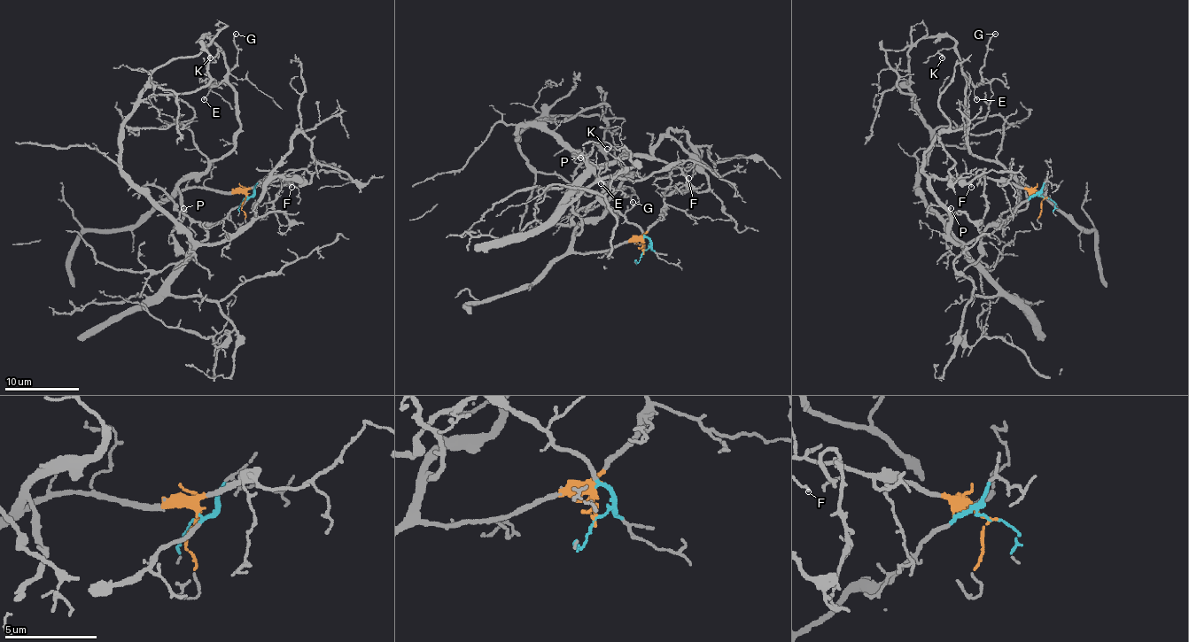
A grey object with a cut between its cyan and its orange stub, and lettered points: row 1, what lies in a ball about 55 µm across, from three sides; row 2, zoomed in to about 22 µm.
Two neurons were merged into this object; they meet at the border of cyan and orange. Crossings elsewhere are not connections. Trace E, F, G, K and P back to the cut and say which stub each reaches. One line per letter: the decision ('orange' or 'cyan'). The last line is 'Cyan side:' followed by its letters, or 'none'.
E: orange
F: orange
G: orange
K: orange
P: cyan
Cyan side: P

